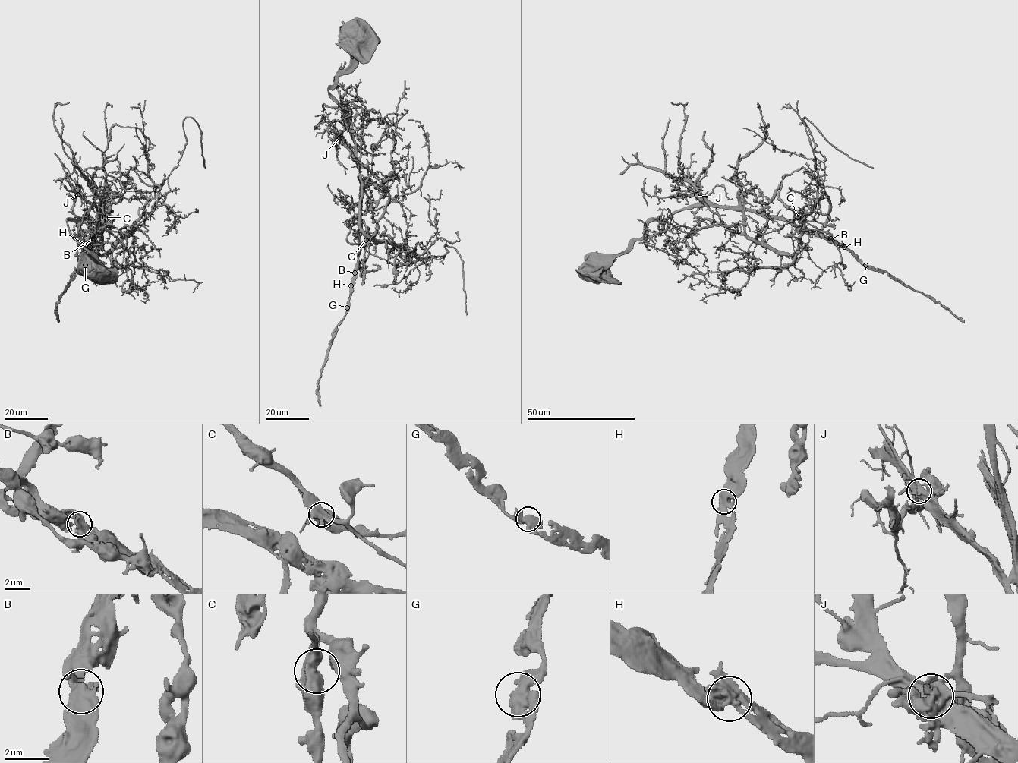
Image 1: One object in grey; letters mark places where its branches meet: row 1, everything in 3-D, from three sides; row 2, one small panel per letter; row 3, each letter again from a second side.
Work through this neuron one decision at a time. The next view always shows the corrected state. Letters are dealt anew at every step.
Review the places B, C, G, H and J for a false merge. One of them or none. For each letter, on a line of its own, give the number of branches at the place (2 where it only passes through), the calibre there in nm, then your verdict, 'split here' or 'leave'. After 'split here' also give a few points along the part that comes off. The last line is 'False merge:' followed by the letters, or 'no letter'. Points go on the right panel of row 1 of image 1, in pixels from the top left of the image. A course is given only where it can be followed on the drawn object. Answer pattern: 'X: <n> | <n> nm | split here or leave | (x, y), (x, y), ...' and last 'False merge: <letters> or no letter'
B: 3 | 480 nm | leave
C: 3 | 550 nm | leave
G: 3 | 440 nm | leave
H: 4 | 500 nm | leave
J: 4 | 500 nm | split here | (696, 194), (696, 216), (792, 255), (824, 192), (803, 167), (786, 174), (780, 198), (828, 241), (841, 241)
False merge: J

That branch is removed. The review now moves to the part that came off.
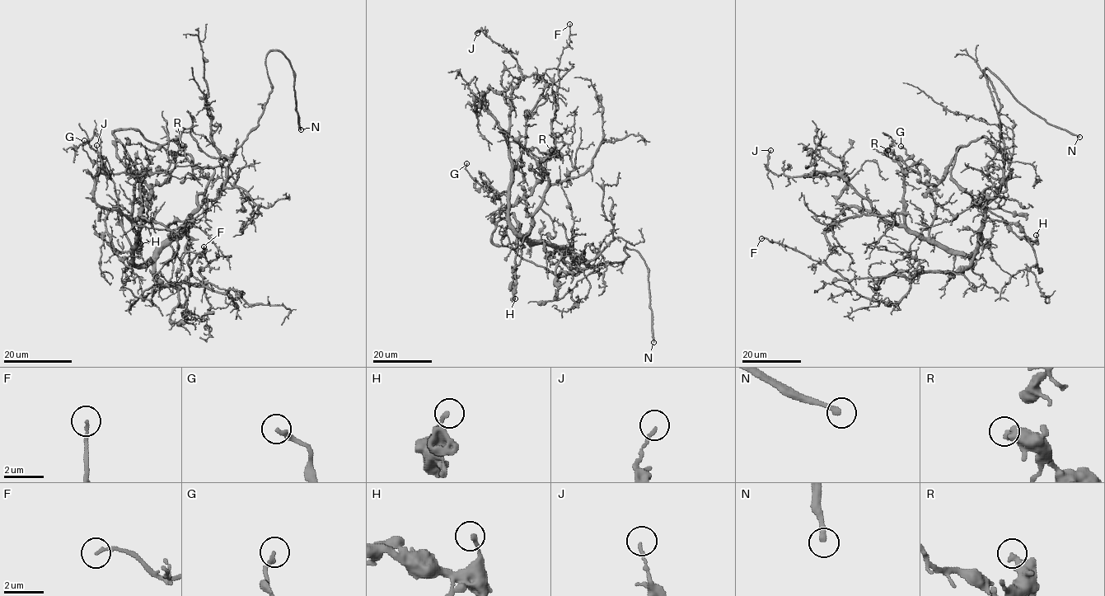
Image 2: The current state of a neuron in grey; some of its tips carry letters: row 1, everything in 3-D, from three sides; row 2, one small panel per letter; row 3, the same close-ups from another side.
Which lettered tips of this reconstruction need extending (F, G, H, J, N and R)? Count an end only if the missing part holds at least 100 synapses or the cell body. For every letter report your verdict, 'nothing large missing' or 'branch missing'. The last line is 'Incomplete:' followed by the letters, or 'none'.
F: nothing large missing
G: nothing large missing
H: nothing large missing
J: nothing large missing
N: branch missing
R: nothing large missing
Incomplete: N

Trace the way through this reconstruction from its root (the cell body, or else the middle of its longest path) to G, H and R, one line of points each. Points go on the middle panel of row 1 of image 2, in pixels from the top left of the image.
G: (562, 247), (525, 239), (510, 222), (507, 193), (497, 197), (484, 189), (465, 169), (466, 163)
H: (562, 247), (576, 274), (553, 274), (497, 246), (496, 223), (512, 213), (522, 243), (515, 298)
R: (562, 247), (576, 274), (553, 274), (491, 239), (493, 217), (540, 182), (551, 150)

